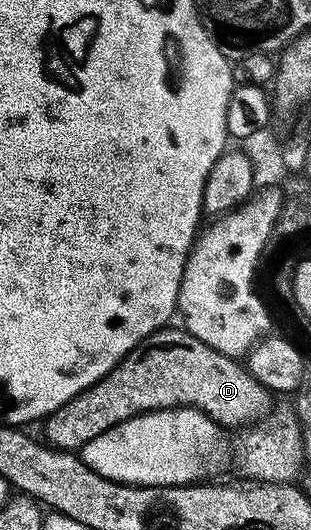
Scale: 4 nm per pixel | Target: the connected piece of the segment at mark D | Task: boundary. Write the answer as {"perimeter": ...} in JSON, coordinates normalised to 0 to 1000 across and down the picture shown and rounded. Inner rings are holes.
{"perimeter":[[[588,617],[553,619],[508,621],[463,643],[447,643],[325,719],[277,730],[251,745],[238,745],[238,753],[138,789],[138,830],[174,847],[257,851],[277,836],[315,828],[315,821],[354,813],[370,802],[389,802],[395,794],[415,794],[450,779],[489,779],[502,772],[640,772],[707,806],[820,804],[859,789],[849,785],[859,783],[862,770],[865,779],[878,770],[868,740],[817,708],[797,704],[794,694],[762,675],[688,662],[688,655],[650,647],[650,640],[637,640]]]}

